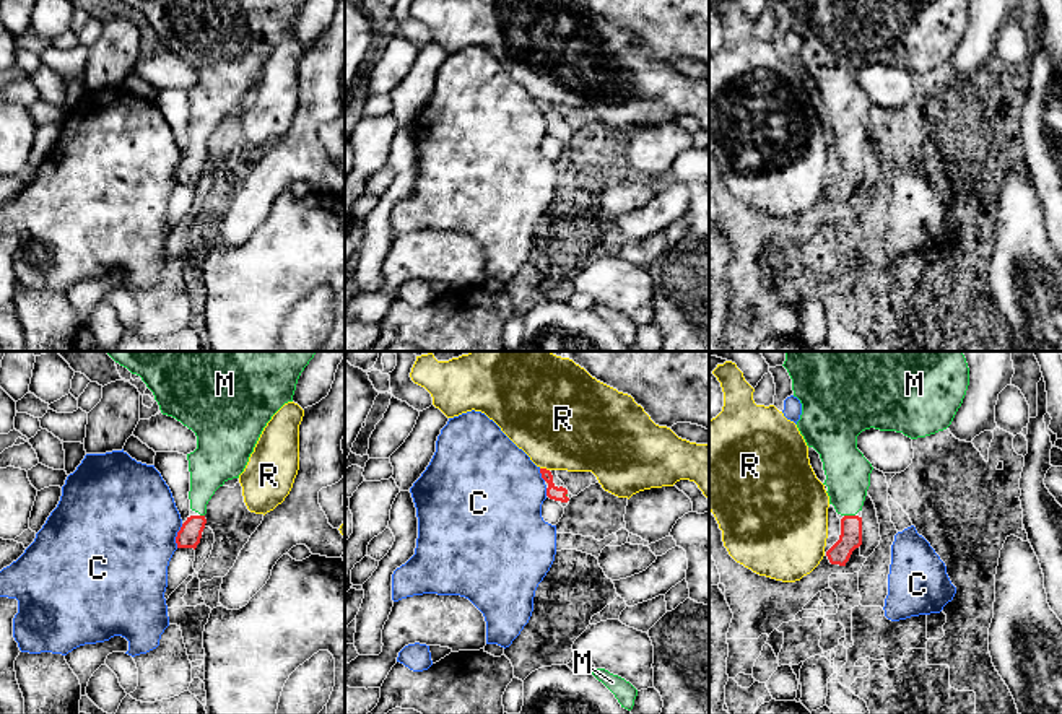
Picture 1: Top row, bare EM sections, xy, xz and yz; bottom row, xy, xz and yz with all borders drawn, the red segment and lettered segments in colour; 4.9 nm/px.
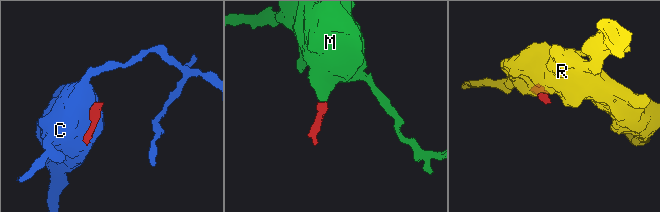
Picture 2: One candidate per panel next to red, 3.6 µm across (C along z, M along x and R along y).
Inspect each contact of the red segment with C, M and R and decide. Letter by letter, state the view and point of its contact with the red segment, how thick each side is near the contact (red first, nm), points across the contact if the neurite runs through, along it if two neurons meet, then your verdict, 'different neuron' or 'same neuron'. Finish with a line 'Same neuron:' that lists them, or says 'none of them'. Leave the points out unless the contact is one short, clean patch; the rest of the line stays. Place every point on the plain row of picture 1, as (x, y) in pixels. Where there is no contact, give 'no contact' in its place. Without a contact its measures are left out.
C: meets red in xy at (178, 171); 120 nm thick on the red side, 480 nm on the other; border along xy (182, 160), (176, 173), (176, 182); different neuron
M: meets red in yz at (849, 152); 110 nm thick on the red side, 220 nm on the other; runs through yz (851, 161), (849, 152), (848, 108); same neuron
R: meets red in xz at (545, 104); 70 nm thick on the red side, 480 nm on the other; different neuron
Same neuron: M

